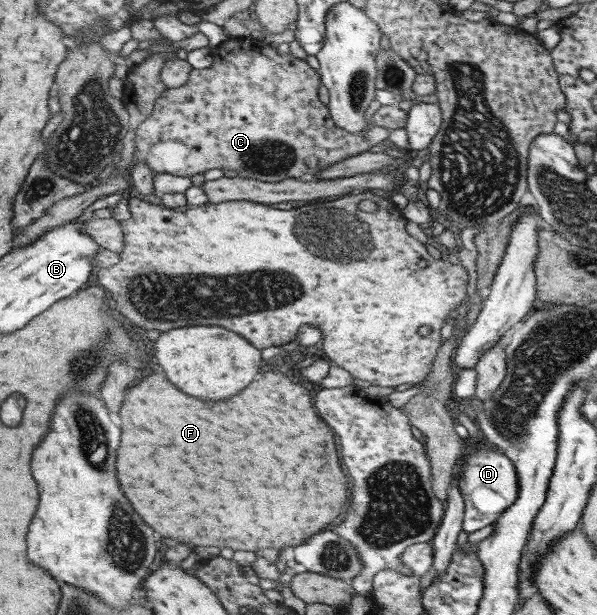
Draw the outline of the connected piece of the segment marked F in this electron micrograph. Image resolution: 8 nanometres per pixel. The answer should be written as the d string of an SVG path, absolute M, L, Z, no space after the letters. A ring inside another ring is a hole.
M289 368L282 372L279 372L278 369L263 372L249 384L245 391L241 391L241 395L223 399L219 403L215 401L215 411L213 411L213 401L203 401L203 399L183 393L175 383L171 383L167 379L165 371L157 370L153 375L145 377L139 385L129 389L118 415L121 421L121 443L117 449L115 469L117 469L119 487L125 493L125 497L131 501L135 511L139 511L141 519L161 537L177 539L177 541L185 541L185 543L209 545L209 547L215 545L219 549L231 548L233 551L256 552L263 548L277 548L279 551L288 549L290 552L291 549L302 545L311 537L327 531L333 525L333 521L344 513L343 507L349 497L349 485L347 485L347 475L341 469L339 451L335 449L337 435L333 433L333 428L317 415L314 399L309 393L309 389L305 389L305 384L299 383L299 378ZM213 419L215 419L215 447L213 447L213 435L211 435Z

